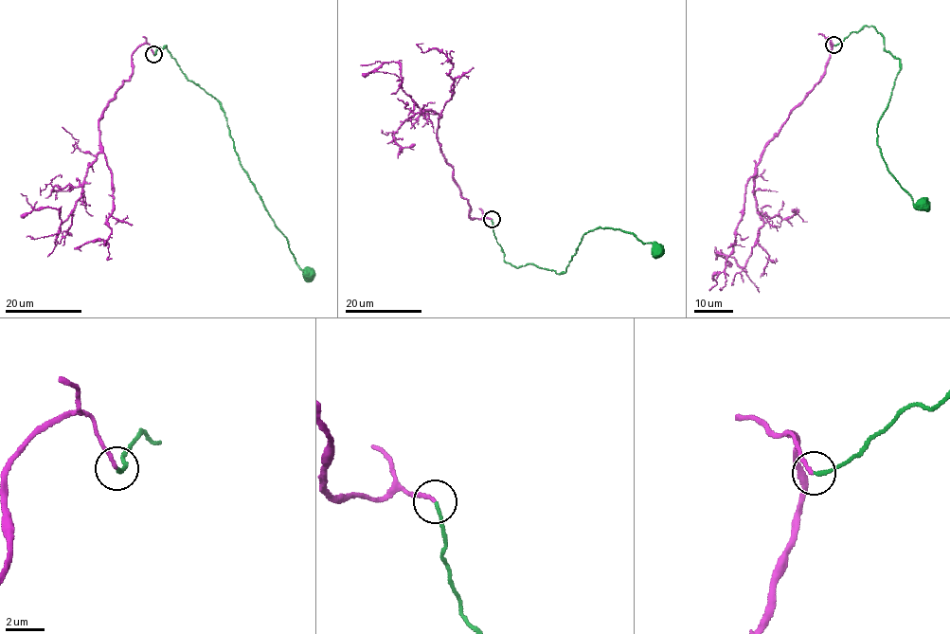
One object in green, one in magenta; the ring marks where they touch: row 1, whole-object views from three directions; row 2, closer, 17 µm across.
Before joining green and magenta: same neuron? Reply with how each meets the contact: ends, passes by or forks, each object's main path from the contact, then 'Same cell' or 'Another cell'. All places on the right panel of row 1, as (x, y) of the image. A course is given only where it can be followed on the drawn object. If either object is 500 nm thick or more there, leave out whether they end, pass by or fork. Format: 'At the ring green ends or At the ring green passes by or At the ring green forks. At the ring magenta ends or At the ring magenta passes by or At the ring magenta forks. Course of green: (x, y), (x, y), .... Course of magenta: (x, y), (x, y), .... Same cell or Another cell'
At the ring green ends. At the ring magenta ends. Course of green: (833, 45), (872, 26), (883, 36), (884, 50), (899, 59), (877, 146), (913, 204), (922, 202). Course of magenta: (833, 45), (828, 37), (825, 74), (756, 166), (763, 225), (752, 253), (741, 266), (715, 246). Same cell

